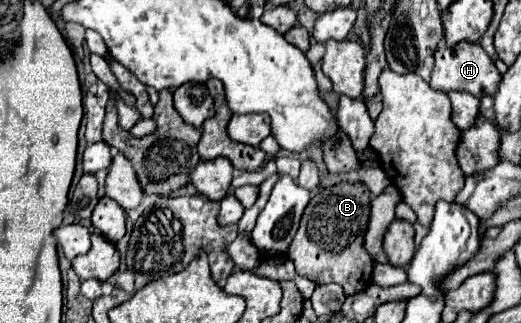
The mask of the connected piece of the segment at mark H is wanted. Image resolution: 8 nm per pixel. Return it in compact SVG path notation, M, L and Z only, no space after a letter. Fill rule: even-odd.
M457 43L455 47L439 47L435 51L435 67L431 73L429 81L431 89L437 91L447 91L447 89L457 89L457 91L467 91L473 97L483 97L483 95L493 95L497 87L497 67L495 61L485 53L485 49L479 43Z

